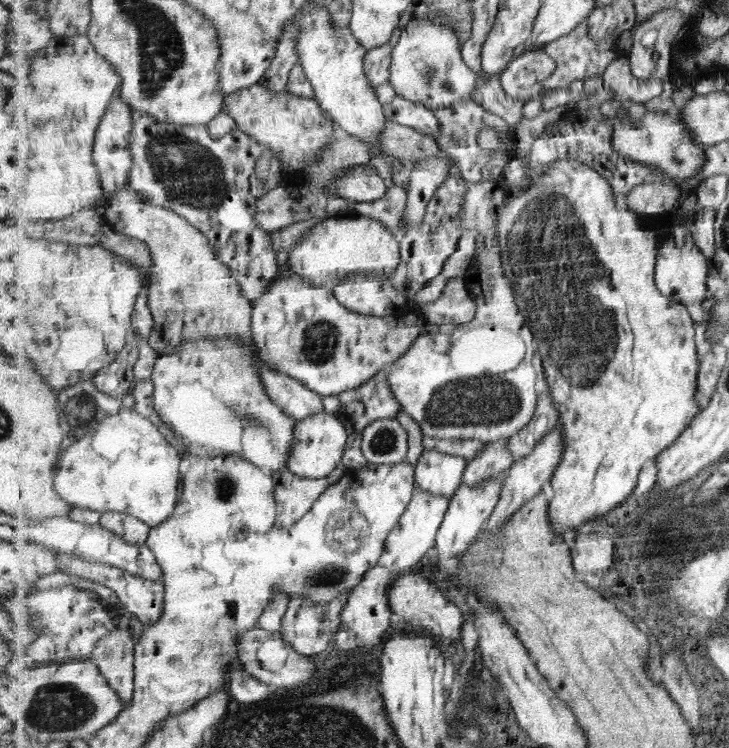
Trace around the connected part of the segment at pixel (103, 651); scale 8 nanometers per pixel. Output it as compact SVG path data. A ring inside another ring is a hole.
M117 626L101 638L89 656L127 704L134 698L135 646L131 631Z

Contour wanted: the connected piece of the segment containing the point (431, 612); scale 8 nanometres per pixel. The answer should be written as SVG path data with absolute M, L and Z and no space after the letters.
M405 572L395 581L391 581L389 600L391 600L391 612L408 620L414 631L423 630L426 634L441 636L446 641L451 640L452 644L455 644L458 640L461 642L461 626L463 626L464 620L461 610L449 600L445 600L445 592L441 593L427 578L420 576L418 573Z

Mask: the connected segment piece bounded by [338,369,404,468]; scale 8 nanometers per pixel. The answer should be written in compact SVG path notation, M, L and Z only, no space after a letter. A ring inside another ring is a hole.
M381 370L377 376L373 376L369 382L355 390L347 390L340 394L341 408L339 408L339 419L346 426L349 433L349 442L347 442L346 454L343 455L343 464L348 468L367 467L371 465L365 458L362 451L361 435L367 426L375 420L395 419L399 412L403 412L403 405L399 399L395 398L395 393L391 389L388 379L388 370Z

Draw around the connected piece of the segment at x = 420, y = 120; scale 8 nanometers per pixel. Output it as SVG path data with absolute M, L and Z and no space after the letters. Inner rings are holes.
M390 82L382 84L376 91L384 106L387 121L392 120L416 128L418 131L429 133L433 137L439 136L439 132L441 132L439 118L427 106L399 96Z

